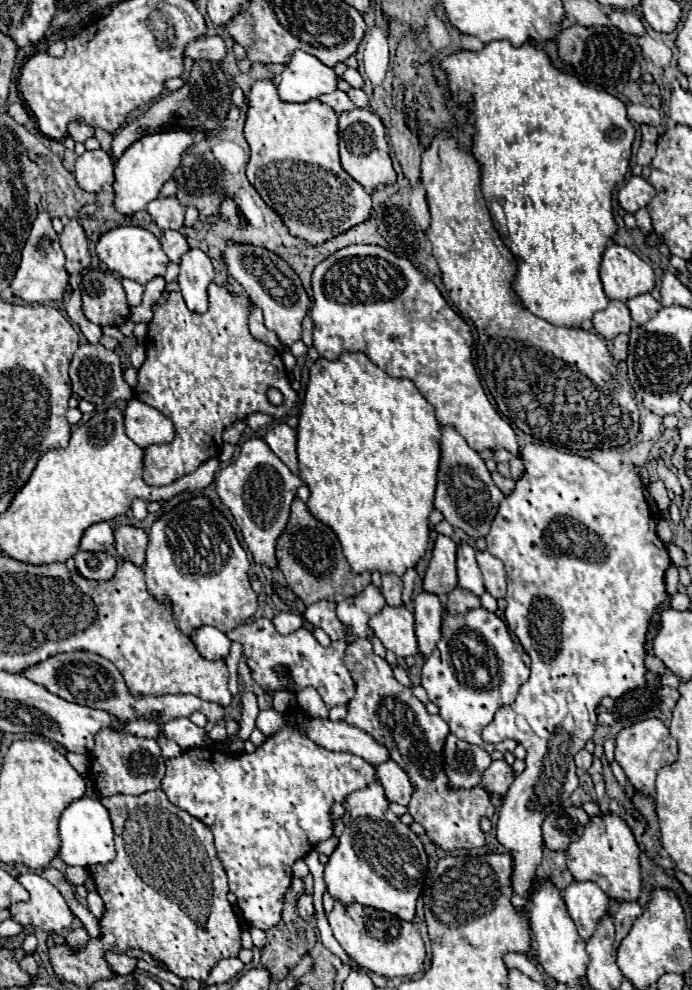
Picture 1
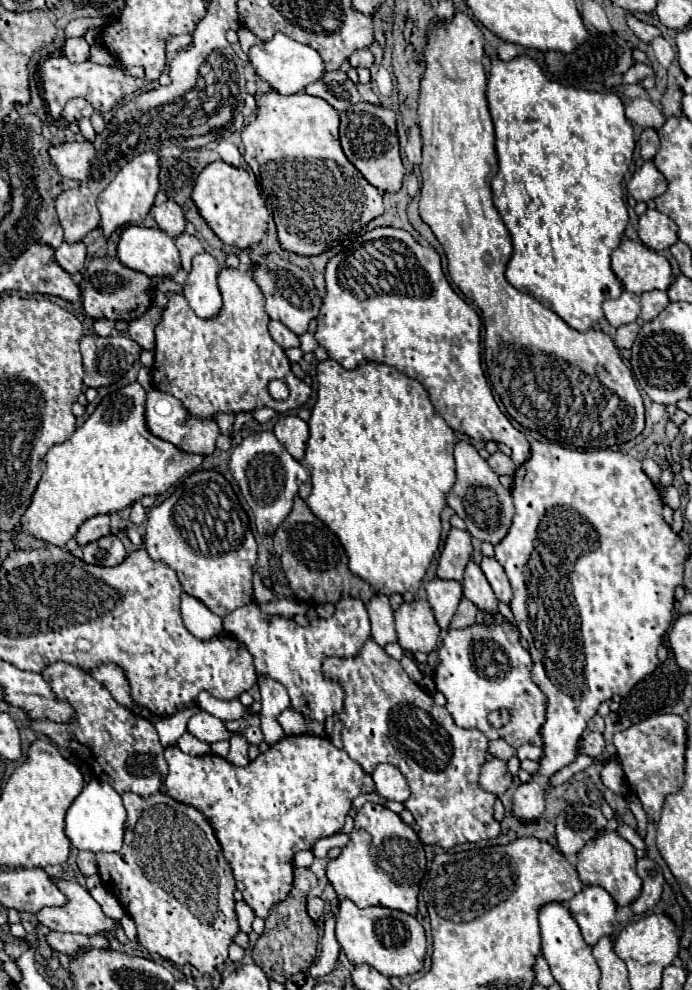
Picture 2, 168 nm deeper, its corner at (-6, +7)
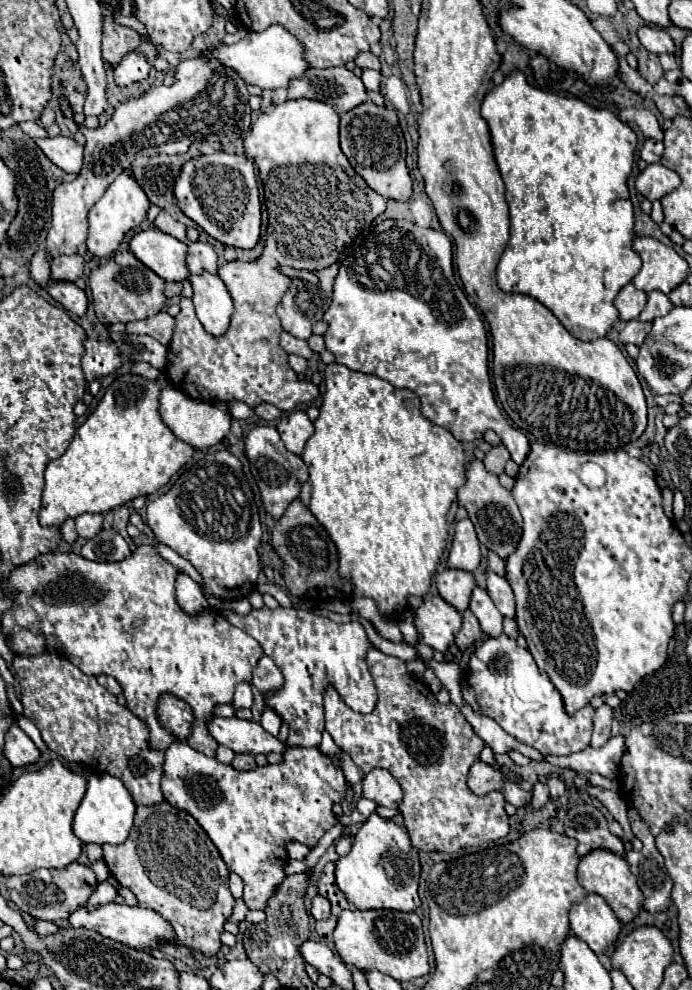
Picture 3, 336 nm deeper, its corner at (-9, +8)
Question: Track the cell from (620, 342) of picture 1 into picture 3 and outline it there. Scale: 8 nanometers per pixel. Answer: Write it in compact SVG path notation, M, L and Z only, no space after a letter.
M630 320L630 322L624 326L624 330L620 332L620 342L622 342L622 344L628 344L628 342L632 342L632 344L640 346L640 344L644 342L644 338L648 336L650 328L652 328L652 326L650 326L650 322Z

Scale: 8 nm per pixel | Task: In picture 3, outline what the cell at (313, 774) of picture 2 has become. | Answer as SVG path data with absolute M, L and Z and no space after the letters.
M162 694L158 698L156 716L160 726L174 736L164 758L164 800L194 816L218 848L228 870L242 878L244 902L248 908L264 910L268 896L272 896L276 884L284 880L282 868L288 862L286 844L298 840L312 848L336 822L332 804L346 796L346 778L342 770L318 748L288 748L282 764L238 772L188 746L186 738L192 732L194 712L184 700Z

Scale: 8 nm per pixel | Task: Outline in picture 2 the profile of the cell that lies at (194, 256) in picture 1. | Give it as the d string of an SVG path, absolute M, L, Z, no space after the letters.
M199 253L193 257L193 269L189 271L183 295L191 309L203 317L215 317L221 311L221 293L217 289L219 265L213 255Z

